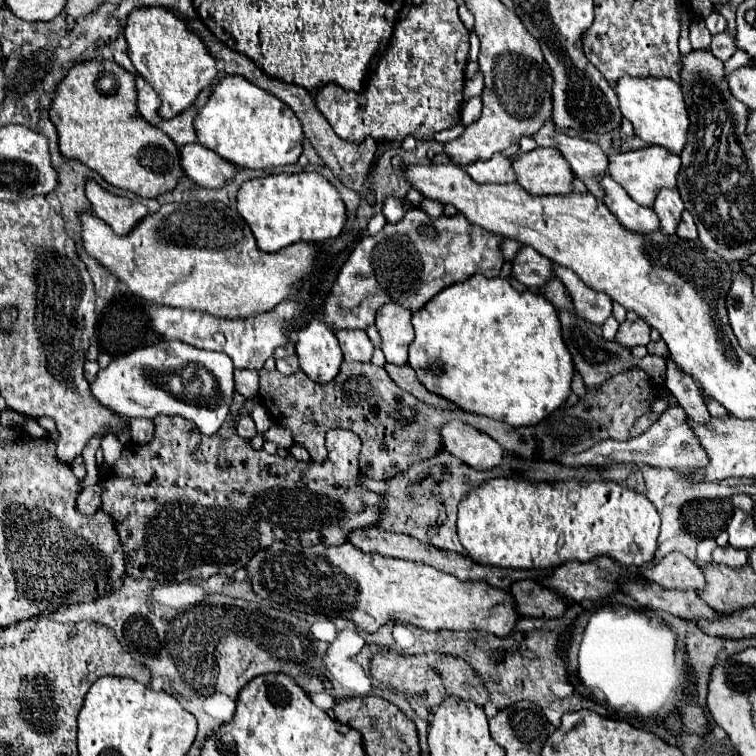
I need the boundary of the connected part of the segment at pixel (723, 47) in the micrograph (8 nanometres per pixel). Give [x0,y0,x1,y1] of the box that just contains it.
[709,32,737,62]

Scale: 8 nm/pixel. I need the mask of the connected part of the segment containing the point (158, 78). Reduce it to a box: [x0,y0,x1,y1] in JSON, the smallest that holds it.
[125,8,217,120]

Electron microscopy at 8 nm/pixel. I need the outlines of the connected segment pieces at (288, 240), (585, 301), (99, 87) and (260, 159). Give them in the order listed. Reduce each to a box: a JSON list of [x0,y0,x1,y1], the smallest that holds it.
[[237,172,347,252],[551,262,611,326],[49,58,183,198],[195,76,303,168]]

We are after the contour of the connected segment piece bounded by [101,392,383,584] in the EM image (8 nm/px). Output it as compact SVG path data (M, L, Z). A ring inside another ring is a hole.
M235 392L229 416L217 436L205 436L193 422L183 420L181 416L157 416L153 418L153 440L147 444L127 444L121 458L109 468L101 482L101 510L109 514L117 526L127 560L127 576L149 578L159 584L207 580L215 574L233 576L233 572L243 568L257 550L267 548L275 540L291 536L299 540L301 546L321 542L325 546L335 546L347 542L349 532L377 524L383 502L379 494L371 492L361 482L361 440L355 432L337 428L335 432L345 432L345 436L335 438L331 458L321 464L297 462L289 454L285 458L277 454L271 456L265 450L255 450L249 440L243 440L237 434L233 416L241 412L243 404L245 396Z

